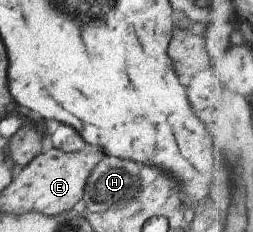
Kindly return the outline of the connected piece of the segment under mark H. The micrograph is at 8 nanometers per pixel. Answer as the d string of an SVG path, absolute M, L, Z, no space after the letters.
M106 157L98 162L87 179L83 199L86 210L102 213L116 205L125 205L138 193L136 179L140 163L118 157Z

